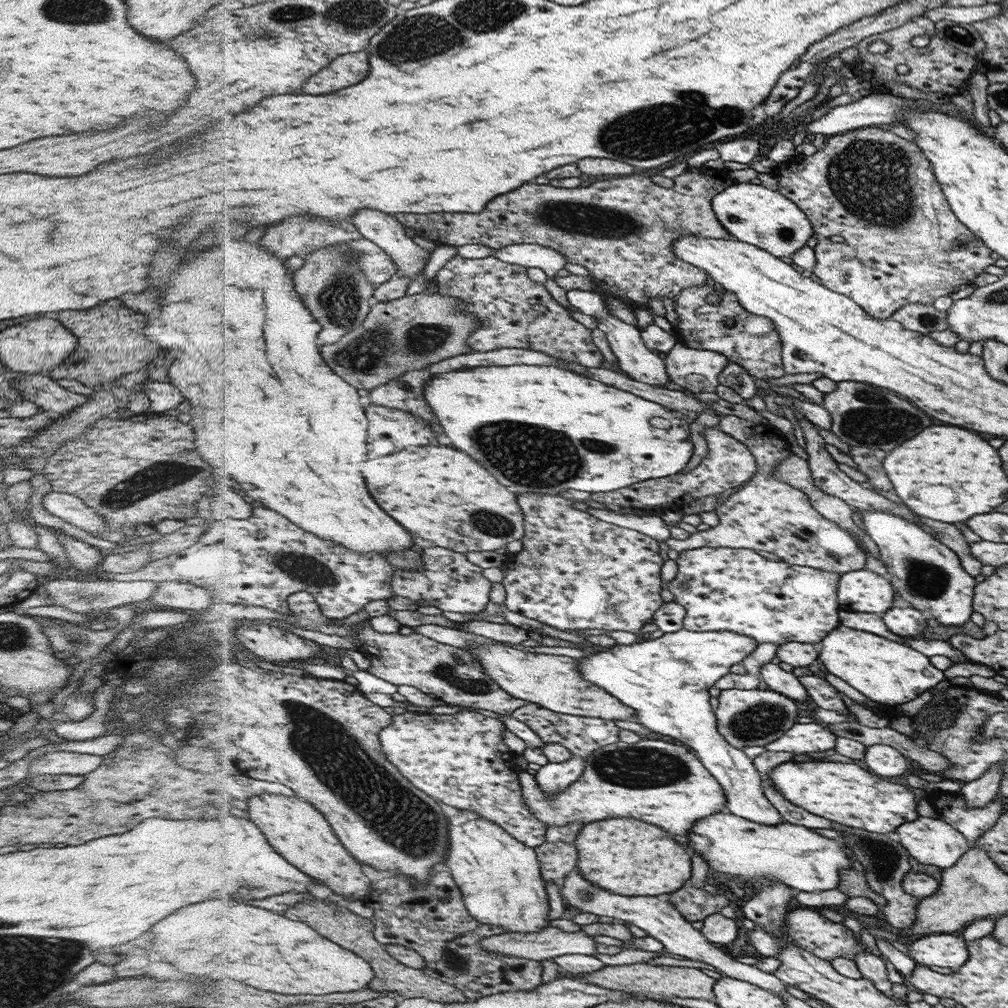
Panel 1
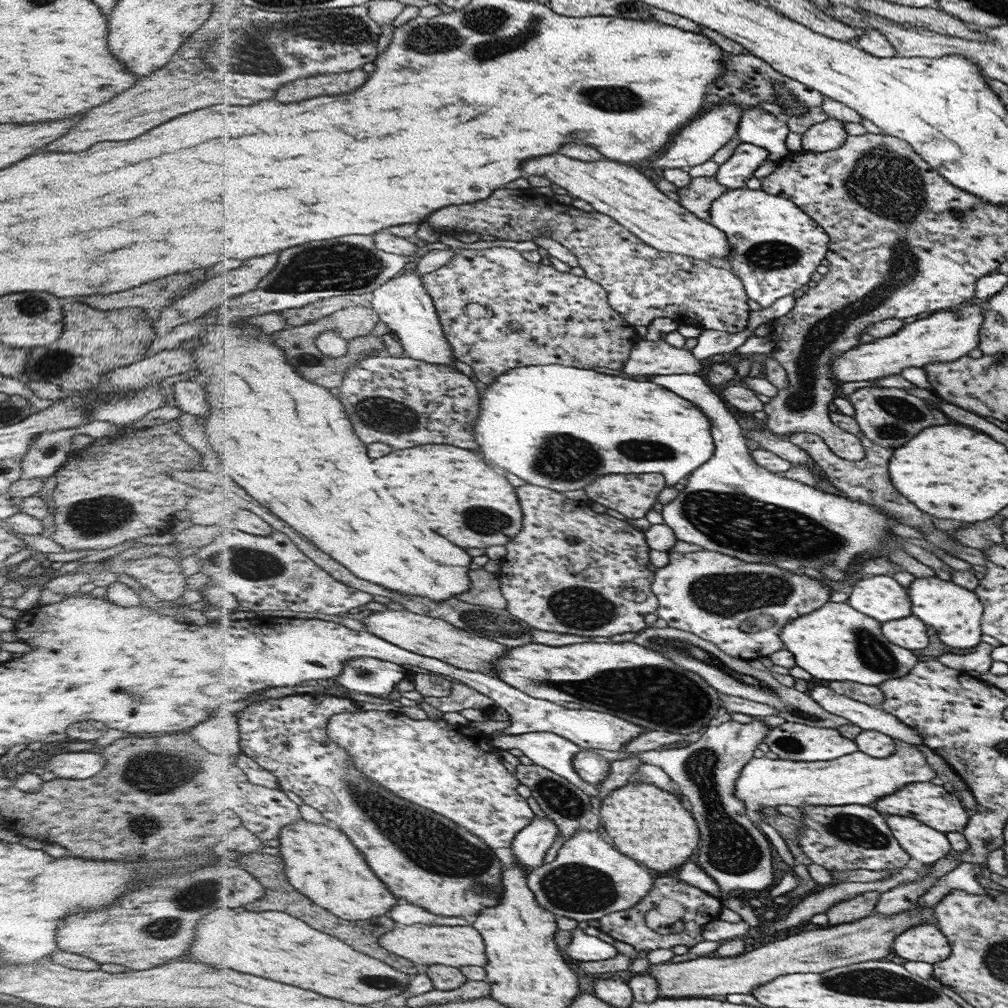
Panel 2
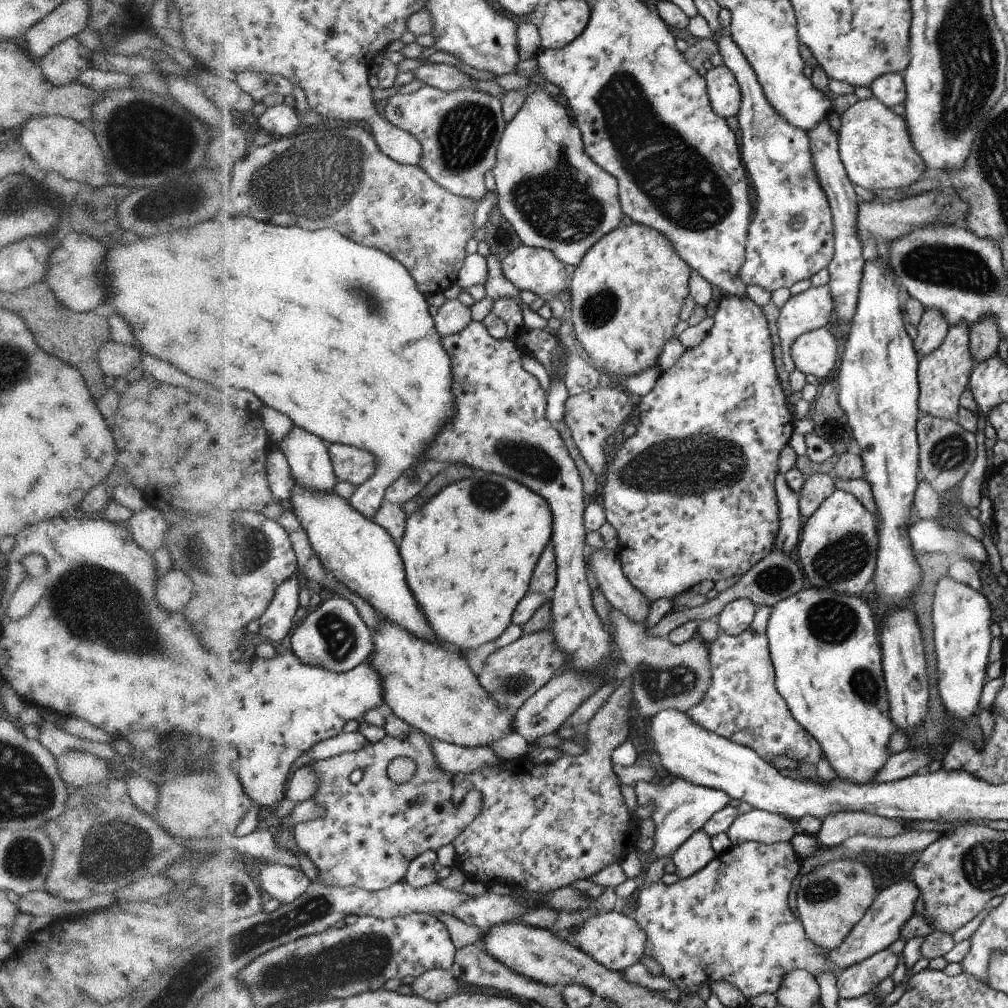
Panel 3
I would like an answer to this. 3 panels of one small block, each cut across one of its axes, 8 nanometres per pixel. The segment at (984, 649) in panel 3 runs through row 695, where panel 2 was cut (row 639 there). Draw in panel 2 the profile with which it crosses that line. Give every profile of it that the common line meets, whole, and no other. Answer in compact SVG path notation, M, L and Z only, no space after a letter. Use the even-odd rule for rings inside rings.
M937 576L916 578L908 590L912 602L916 602L916 616L924 618L928 626L936 629L938 636L950 648L974 648L982 642L983 603L975 591L954 583L952 580L940 579Z

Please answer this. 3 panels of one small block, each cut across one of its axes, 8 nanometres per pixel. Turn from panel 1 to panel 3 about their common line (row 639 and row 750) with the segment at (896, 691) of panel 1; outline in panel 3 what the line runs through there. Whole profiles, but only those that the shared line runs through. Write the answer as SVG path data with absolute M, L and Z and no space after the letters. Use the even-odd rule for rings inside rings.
M807 585L799 589L790 598L786 598L786 600L782 600L782 602L772 606L772 612L770 612L770 618L768 618L768 639L770 640L770 659L775 666L775 682L782 697L788 698L788 706L792 708L791 713L799 721L800 726L803 726L804 730L807 730L808 734L811 734L812 738L815 738L816 742L820 743L826 758L828 758L828 762L832 764L832 768L838 772L840 778L846 778L846 780L852 780L852 782L868 782L868 780L872 780L872 774L888 758L888 752L886 752L888 738L896 733L899 727L896 726L895 720L892 719L892 714L888 718L888 708L892 712L892 704L888 704L888 700L886 700L886 688L884 688L884 678L882 678L883 650L880 650L878 628L876 628L876 622L874 622L870 606L864 600L860 600L858 595L836 594L836 592L831 590L822 590L822 588Z

